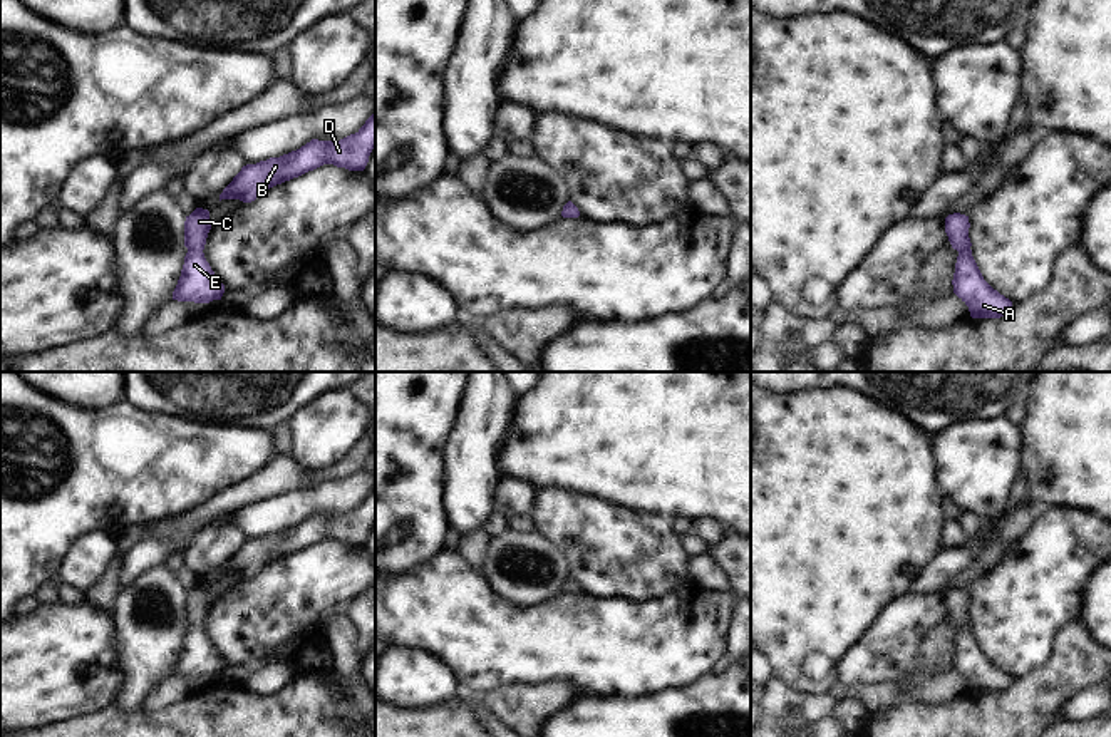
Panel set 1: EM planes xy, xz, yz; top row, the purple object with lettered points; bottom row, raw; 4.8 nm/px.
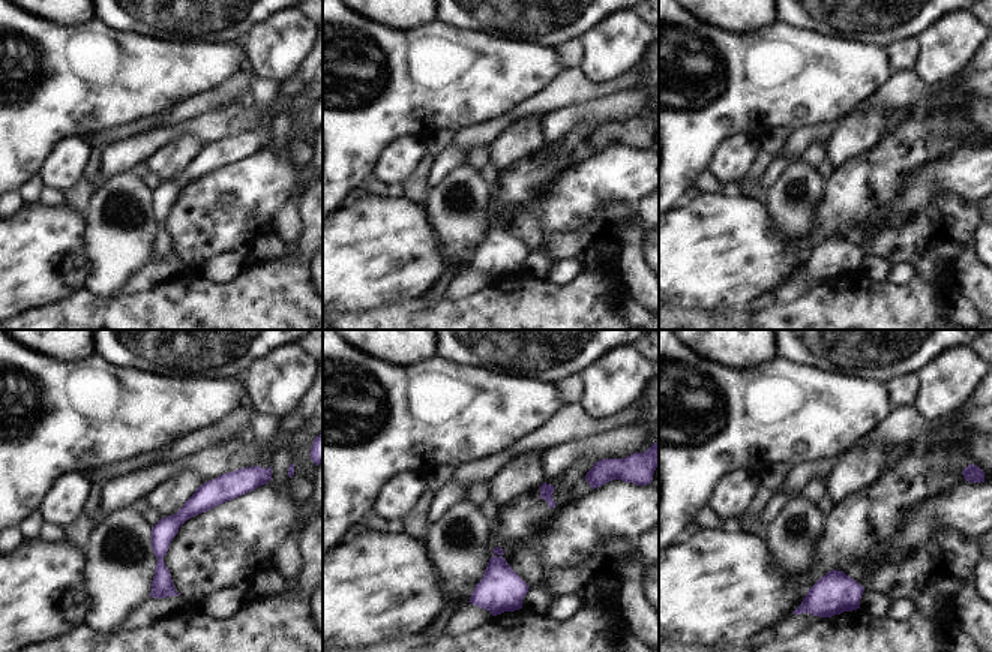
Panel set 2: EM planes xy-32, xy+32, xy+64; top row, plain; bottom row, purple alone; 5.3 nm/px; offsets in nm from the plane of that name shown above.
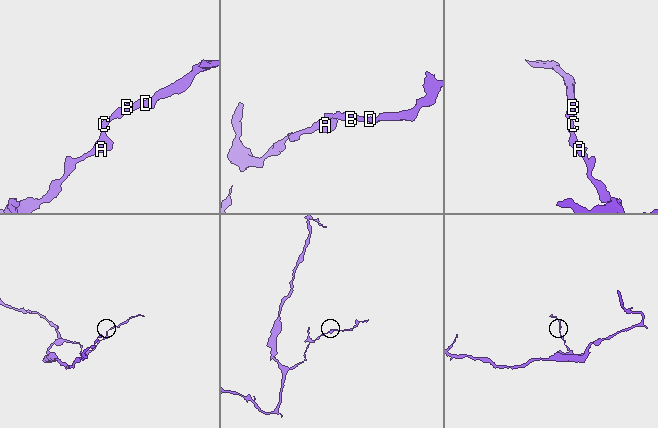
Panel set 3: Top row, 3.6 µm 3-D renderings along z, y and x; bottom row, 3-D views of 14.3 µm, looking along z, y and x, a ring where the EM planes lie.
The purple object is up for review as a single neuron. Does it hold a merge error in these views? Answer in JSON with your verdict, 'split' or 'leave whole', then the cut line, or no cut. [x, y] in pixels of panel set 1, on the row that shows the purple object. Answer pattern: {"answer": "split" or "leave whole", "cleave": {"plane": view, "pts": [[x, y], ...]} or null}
{"answer": "leave whole", "cleave": null}

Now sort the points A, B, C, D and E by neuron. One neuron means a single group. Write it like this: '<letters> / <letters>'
A B C D E

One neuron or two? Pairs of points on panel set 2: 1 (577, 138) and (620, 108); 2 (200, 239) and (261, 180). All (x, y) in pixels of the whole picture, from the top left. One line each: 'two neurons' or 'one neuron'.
1: two neurons
2: one neuron

